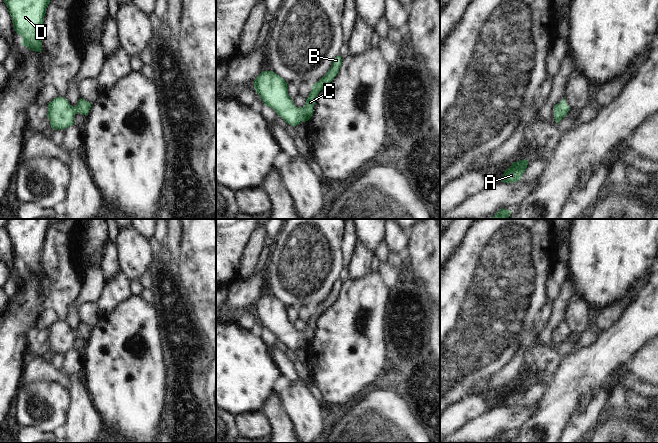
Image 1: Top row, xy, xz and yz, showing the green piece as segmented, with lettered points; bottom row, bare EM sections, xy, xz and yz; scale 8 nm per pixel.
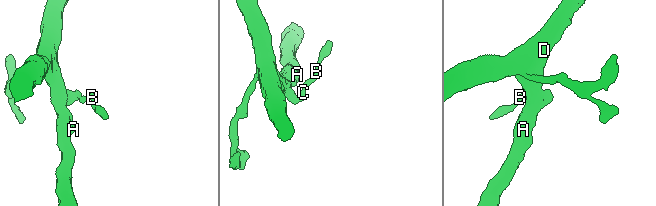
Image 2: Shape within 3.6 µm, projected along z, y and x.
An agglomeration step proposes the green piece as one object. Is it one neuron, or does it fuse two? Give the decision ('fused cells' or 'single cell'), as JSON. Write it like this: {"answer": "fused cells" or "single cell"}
{"answer": "single cell"}

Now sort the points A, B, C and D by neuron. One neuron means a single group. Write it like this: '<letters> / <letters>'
A B C D

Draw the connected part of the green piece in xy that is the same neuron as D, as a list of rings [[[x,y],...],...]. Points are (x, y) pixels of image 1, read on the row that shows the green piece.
[[[5,0],[13,28],[22,37],[22,46],[41,52],[41,28],[50,0]]]

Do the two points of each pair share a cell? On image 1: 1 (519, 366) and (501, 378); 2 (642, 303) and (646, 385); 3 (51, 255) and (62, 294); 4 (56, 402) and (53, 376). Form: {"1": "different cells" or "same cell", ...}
{"1": "same cell", "2": "different cells", "3": "same cell", "4": "different cells"}

